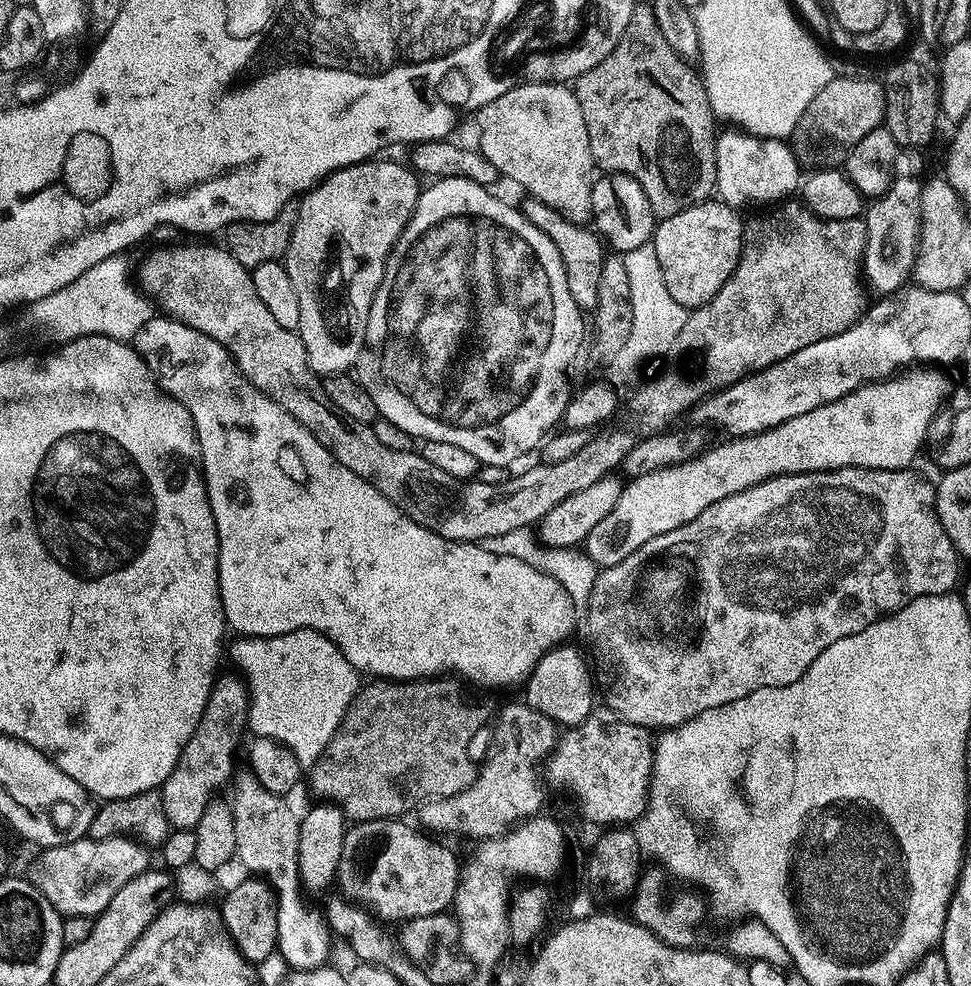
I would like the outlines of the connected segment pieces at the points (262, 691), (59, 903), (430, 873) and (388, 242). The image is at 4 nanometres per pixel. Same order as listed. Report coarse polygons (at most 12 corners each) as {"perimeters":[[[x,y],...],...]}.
{"perimeters":[[[322,634],[240,636],[253,737],[311,769],[362,687]],[[128,837],[37,851],[26,878],[60,914],[96,917],[147,871]],[[404,818],[344,833],[336,880],[377,921],[447,913],[458,858]],[[373,158],[299,201],[282,262],[321,377],[364,349],[422,191]]]}

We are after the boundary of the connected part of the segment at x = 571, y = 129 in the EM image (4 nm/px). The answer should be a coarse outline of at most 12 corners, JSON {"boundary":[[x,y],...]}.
{"boundary":[[566,84],[479,109],[478,151],[571,224],[592,220],[586,118]]}

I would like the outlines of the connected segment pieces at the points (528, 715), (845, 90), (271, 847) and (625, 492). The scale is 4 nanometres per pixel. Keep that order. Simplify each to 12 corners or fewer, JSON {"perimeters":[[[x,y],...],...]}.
{"perimeters":[[[525,702],[464,792],[426,800],[429,833],[483,842],[541,811],[558,725]],[[834,76],[790,147],[803,169],[839,167],[881,127],[881,81]],[[251,770],[230,784],[235,859],[276,893],[278,956],[327,961],[330,932],[304,908],[301,817]],[[936,366],[631,477],[590,530],[601,569],[775,476],[907,469]]]}

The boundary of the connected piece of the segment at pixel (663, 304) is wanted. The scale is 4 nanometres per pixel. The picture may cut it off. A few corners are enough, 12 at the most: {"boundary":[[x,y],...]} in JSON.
{"boundary":[[649,242],[623,253],[634,326],[611,367],[667,357],[688,320]]}

